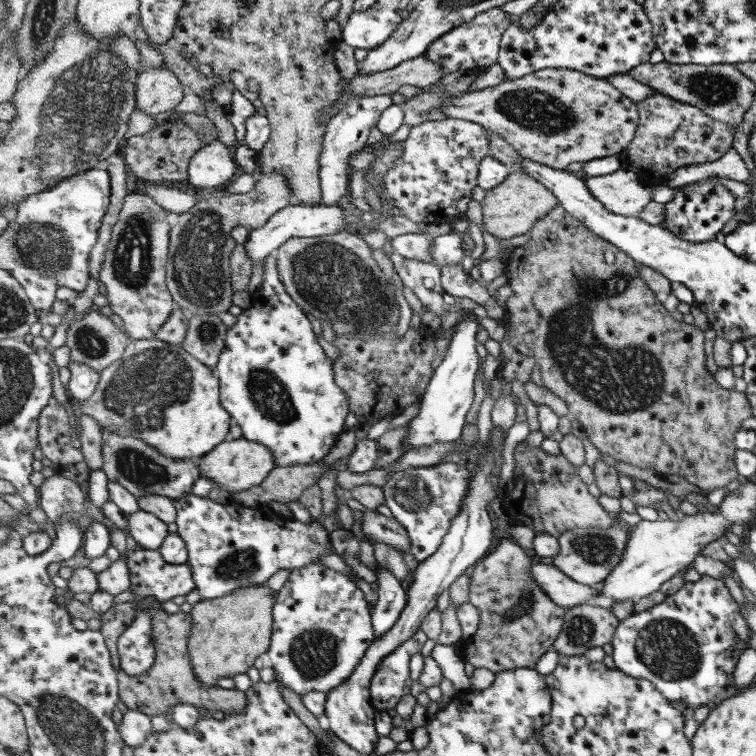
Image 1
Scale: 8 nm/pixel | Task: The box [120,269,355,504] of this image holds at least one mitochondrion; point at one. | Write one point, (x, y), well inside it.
(267, 394)

